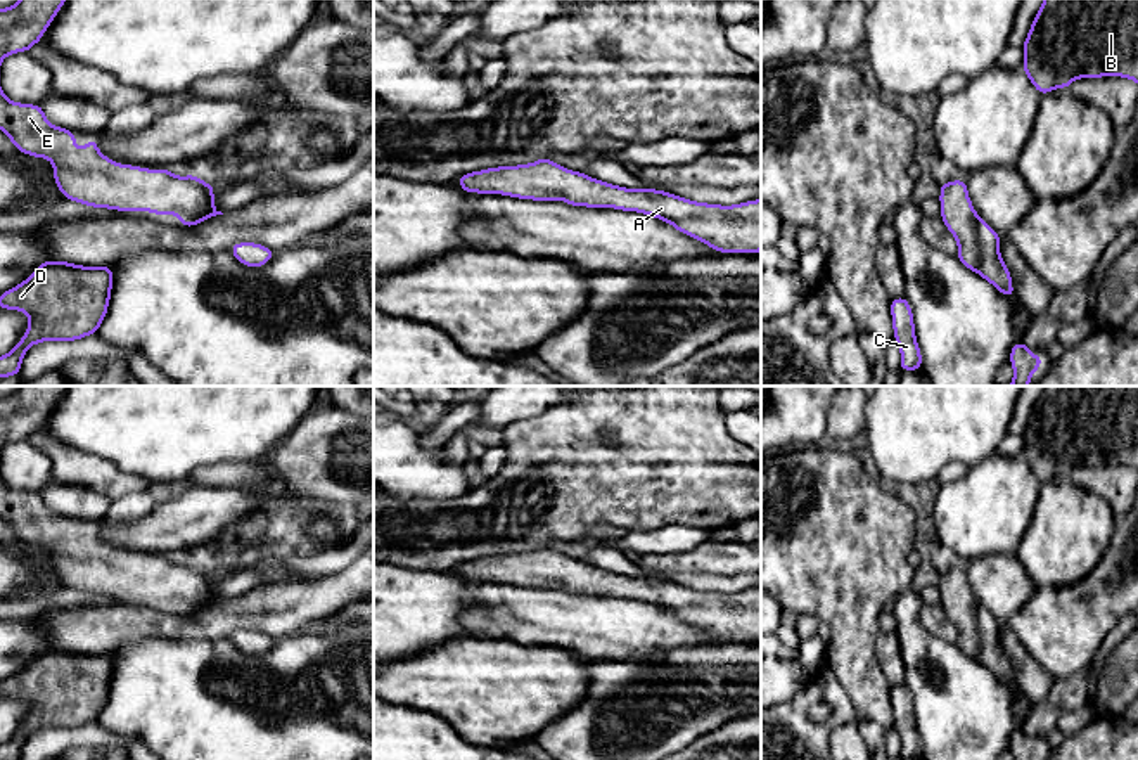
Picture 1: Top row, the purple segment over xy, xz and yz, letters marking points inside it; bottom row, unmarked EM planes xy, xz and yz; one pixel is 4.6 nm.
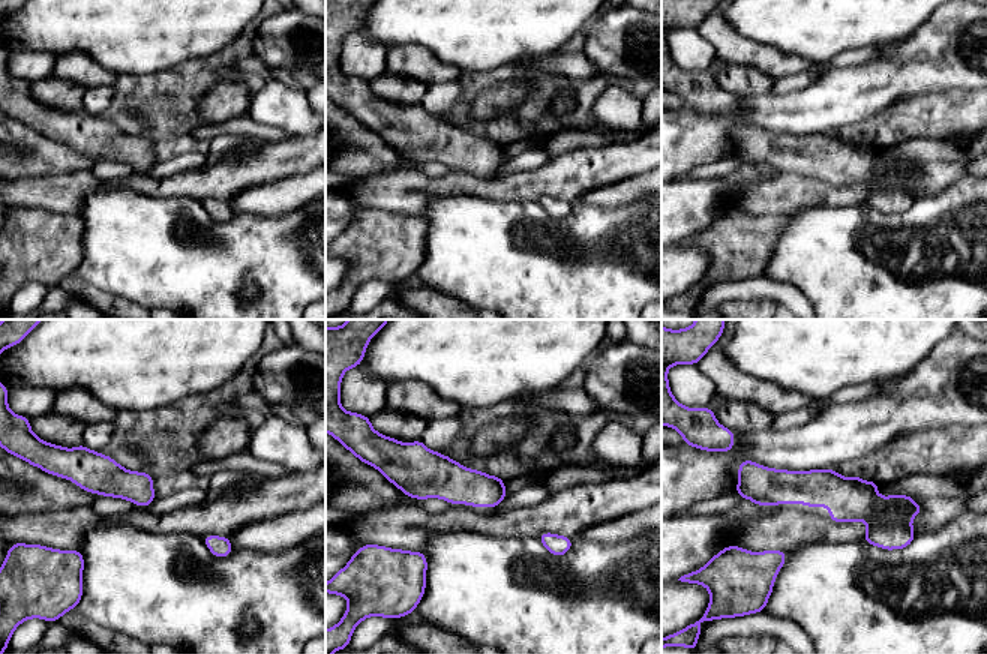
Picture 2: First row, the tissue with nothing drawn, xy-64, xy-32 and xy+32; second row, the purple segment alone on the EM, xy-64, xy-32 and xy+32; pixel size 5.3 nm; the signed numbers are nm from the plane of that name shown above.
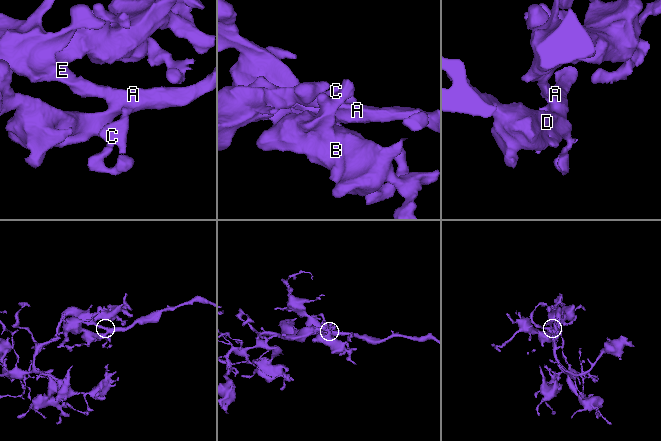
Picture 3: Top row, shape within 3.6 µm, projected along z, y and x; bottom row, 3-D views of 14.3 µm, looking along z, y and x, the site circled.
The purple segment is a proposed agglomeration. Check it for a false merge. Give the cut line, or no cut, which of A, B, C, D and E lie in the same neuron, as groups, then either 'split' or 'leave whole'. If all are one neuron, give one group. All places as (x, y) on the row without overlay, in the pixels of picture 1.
no cut; A B C D E; leave whole

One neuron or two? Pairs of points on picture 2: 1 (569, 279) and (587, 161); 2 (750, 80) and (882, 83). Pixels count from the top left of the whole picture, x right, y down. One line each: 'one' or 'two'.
1: two
2: two

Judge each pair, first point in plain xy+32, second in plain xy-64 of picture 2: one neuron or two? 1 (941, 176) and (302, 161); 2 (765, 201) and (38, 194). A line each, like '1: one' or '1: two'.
1: one
2: one

